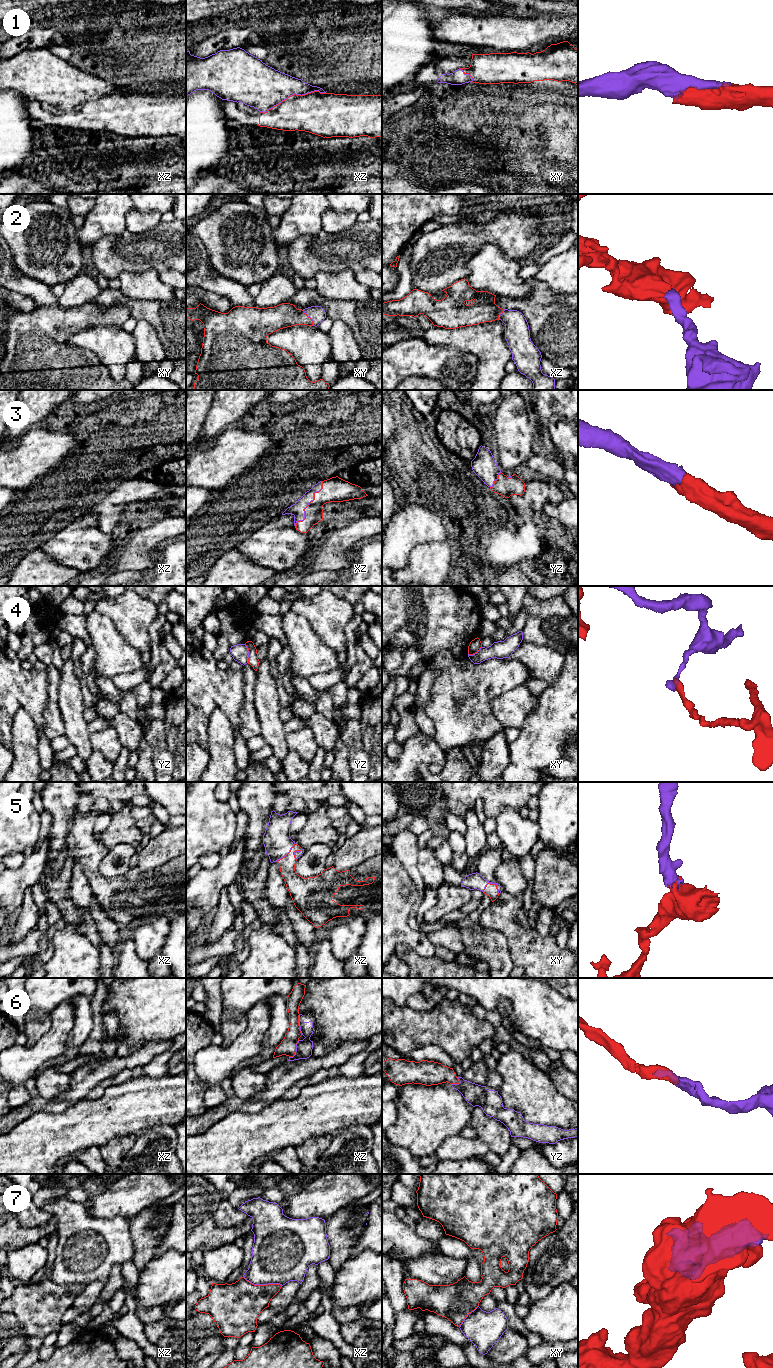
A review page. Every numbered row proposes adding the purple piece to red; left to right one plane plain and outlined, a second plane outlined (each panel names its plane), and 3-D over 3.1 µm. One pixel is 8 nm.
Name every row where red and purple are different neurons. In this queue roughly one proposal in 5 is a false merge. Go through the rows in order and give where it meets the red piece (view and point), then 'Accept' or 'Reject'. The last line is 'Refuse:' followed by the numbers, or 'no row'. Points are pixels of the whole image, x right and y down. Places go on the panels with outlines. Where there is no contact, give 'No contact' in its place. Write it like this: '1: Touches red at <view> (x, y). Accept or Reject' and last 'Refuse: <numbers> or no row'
1: Touches red at xz (292, 95). Accept
2: Touches red at xy (310, 318). Accept
3: Touches red at xz (308, 505). Accept
4: Touches red at yz (249, 653). Reject
5: Touches red at xy (493, 884). Accept
6: Touches red at xz (298, 1024). Accept
7: Touches red at xz (262, 1285). Reject
Refuse: 4, 7

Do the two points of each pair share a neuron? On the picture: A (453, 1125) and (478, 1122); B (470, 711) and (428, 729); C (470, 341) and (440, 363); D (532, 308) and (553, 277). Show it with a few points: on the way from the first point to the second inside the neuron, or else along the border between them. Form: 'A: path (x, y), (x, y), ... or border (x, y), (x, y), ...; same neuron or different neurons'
A: border (473, 1107), (473, 1115), (468, 1123); different neurons
B: border (425, 705), (424, 711), (434, 725), (434, 735); different neurons
C: border (436, 345), (465, 349), (473, 353), (479, 362); different neurons
D: border (533, 278), (544, 282), (558, 297), (567, 297); different neurons

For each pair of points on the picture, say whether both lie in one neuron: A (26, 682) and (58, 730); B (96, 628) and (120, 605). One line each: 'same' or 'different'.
A: different
B: different

